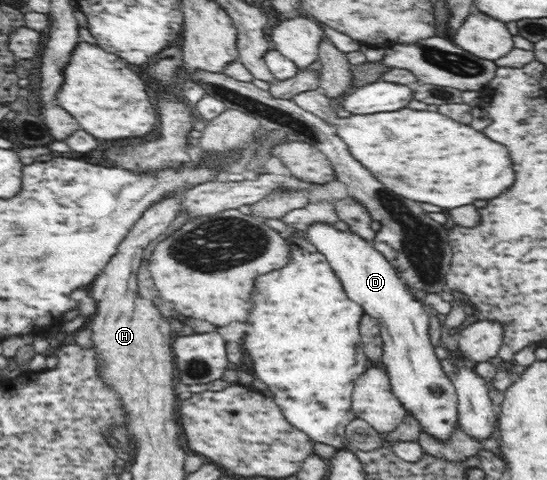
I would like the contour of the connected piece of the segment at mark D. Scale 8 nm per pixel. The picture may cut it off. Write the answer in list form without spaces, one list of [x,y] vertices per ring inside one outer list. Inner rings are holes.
[[[312,223],[306,237],[329,261],[347,296],[360,304],[364,313],[377,319],[383,341],[381,361],[387,371],[392,394],[407,412],[414,415],[423,431],[438,442],[448,442],[459,424],[458,398],[434,352],[428,329],[428,308],[412,296],[396,268],[371,242],[349,230],[336,229],[332,223]]]

